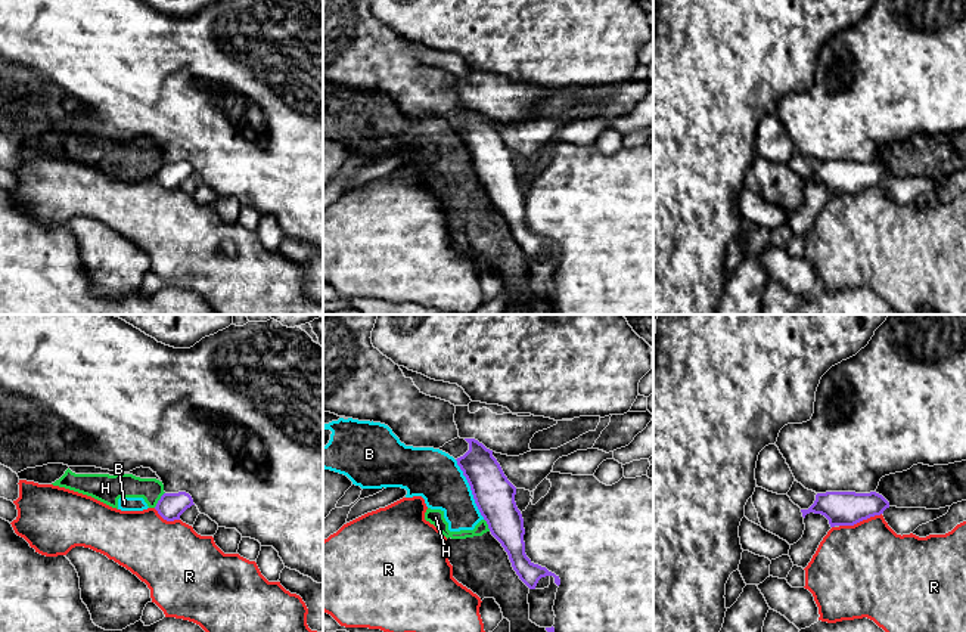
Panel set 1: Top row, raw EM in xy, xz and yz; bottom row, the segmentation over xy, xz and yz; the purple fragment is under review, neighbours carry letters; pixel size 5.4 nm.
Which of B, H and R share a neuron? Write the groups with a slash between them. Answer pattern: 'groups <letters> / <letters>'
groups B H / R

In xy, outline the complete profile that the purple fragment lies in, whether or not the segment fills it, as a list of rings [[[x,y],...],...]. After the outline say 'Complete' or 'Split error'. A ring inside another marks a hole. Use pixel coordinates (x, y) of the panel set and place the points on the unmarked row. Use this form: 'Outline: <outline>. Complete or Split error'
Outline: [[[186,161],[164,162],[158,170],[155,179],[164,189],[174,190],[180,189],[180,185],[192,174],[195,174],[193,168]]]. Complete

